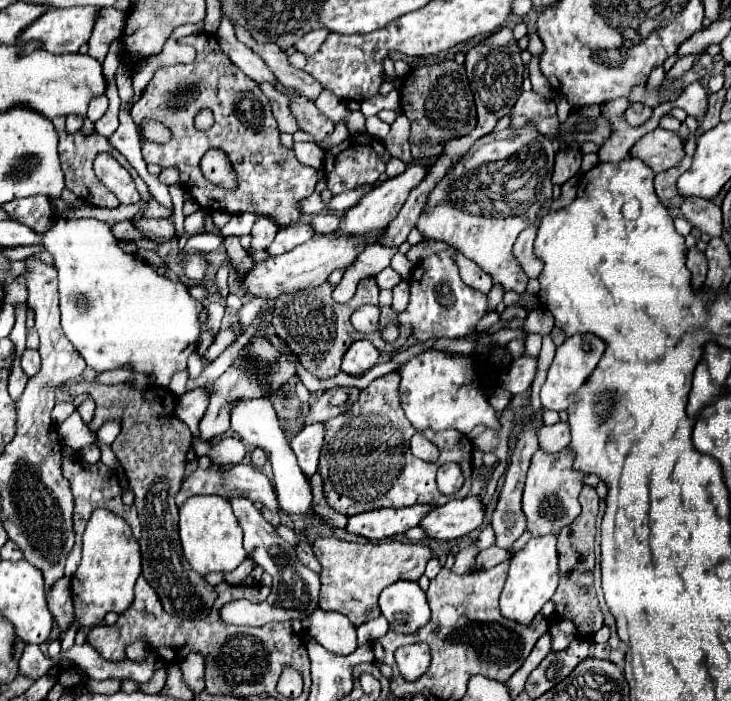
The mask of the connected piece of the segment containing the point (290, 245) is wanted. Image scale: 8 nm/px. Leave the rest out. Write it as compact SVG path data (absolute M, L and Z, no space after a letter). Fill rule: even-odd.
M297 224L297 226L287 226L287 228L279 228L275 240L265 248L271 256L277 254L285 254L289 250L293 250L295 246L307 242L309 238L313 238L313 228L309 224Z

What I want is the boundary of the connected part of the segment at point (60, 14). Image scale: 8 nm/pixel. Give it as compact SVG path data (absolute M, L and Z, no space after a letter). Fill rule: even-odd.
M73 6L69 10L47 10L41 14L41 18L33 20L25 30L21 30L17 42L25 44L31 40L41 42L41 48L51 54L65 54L65 52L79 52L79 46L85 44L91 36L91 30L95 26L95 6Z

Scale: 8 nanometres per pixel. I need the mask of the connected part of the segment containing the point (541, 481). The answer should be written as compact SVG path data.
M569 448L557 454L545 454L543 450L537 450L533 454L523 490L523 514L527 518L527 532L531 532L533 536L559 534L579 516L581 506L577 498L583 488L585 474L571 470L571 464L573 464L573 452Z

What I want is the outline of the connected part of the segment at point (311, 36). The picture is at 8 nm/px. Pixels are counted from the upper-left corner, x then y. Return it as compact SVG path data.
M313 30L313 32L309 32L309 34L305 34L303 38L299 38L295 44L293 44L293 48L297 50L297 52L301 52L301 54L305 54L305 56L311 56L311 54L315 54L317 50L319 50L319 46L323 44L323 40L329 36L329 30Z

